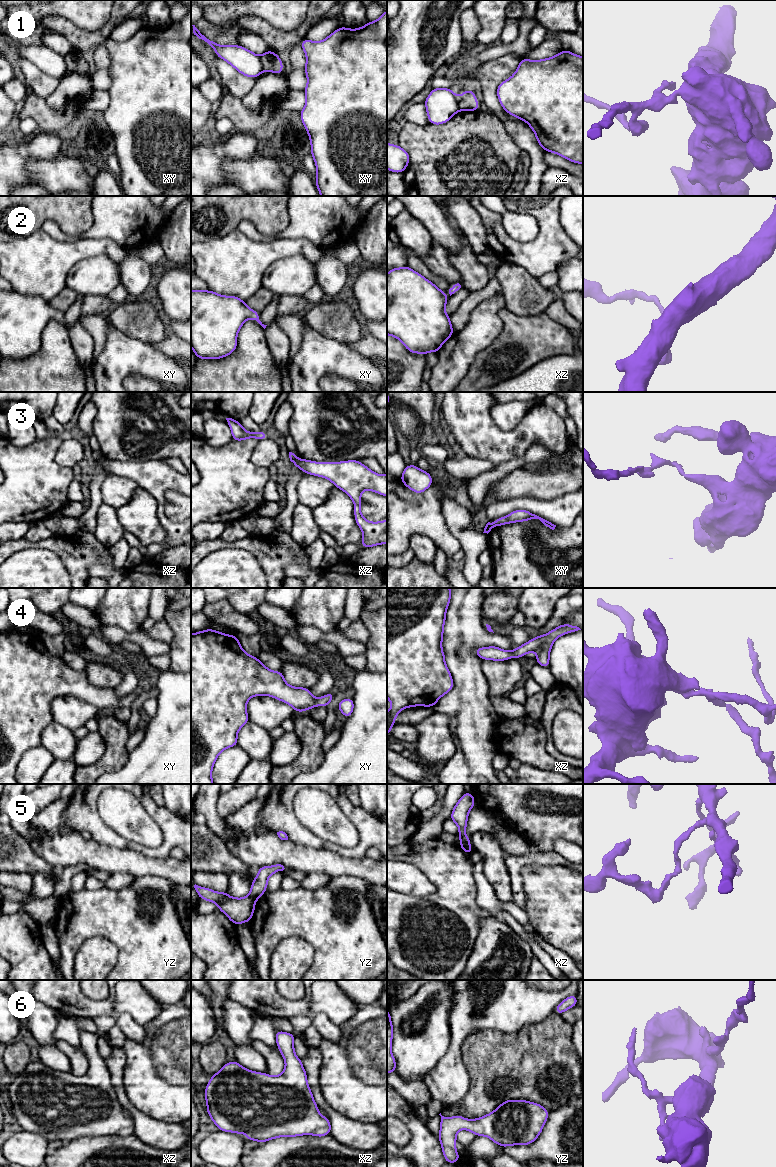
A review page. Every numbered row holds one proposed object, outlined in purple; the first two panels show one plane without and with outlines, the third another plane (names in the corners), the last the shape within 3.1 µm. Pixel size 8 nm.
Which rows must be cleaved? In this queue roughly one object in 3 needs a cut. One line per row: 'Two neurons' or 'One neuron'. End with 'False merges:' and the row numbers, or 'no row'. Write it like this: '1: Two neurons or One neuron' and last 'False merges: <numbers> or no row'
1: Two neurons
2: One neuron
3: Two neurons
4: One neuron
5: Two neurons
6: One neuron
False merges: 1, 3, 5

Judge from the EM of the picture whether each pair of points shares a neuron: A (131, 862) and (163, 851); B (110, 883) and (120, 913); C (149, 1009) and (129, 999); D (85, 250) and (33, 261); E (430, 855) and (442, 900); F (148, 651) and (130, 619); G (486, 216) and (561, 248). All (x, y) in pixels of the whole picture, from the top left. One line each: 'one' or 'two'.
A: two
B: two
C: one
D: one
E: one
F: two
G: one

